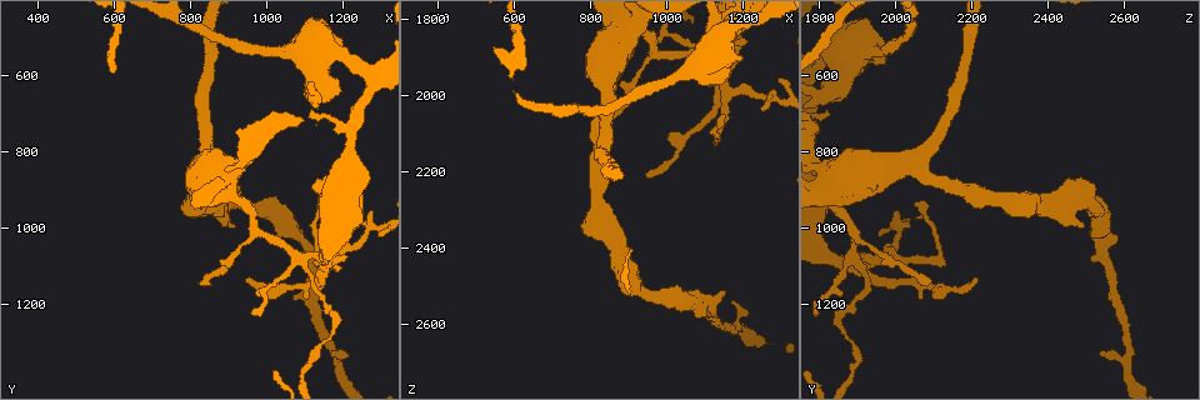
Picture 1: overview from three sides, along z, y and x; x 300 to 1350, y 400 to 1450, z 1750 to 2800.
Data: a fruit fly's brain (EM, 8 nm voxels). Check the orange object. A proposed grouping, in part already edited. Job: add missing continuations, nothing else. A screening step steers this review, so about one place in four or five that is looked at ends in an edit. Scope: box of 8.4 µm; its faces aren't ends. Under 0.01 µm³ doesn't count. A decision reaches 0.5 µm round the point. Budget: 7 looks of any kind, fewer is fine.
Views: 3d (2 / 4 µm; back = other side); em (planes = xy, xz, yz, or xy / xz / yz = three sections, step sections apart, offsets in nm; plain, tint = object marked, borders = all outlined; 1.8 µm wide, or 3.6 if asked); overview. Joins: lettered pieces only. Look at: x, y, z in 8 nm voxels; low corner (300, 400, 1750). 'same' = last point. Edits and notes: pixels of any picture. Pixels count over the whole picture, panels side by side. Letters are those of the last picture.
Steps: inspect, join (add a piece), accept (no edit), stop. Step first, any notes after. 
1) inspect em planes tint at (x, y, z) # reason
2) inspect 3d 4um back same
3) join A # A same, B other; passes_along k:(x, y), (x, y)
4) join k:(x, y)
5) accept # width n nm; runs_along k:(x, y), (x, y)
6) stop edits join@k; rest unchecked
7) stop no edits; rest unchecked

inspect em xz step 8 tint at (915, 990, 2495) # an open end

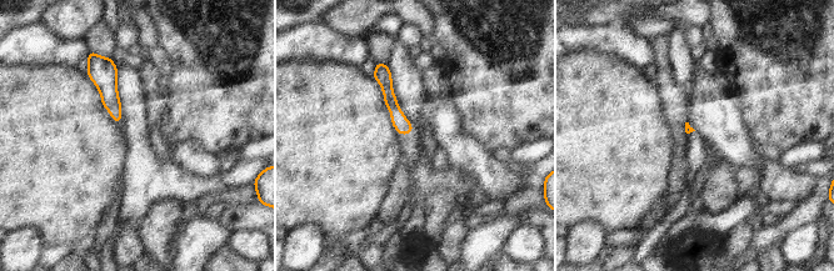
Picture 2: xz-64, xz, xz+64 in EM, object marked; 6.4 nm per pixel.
inspect em planes borders same

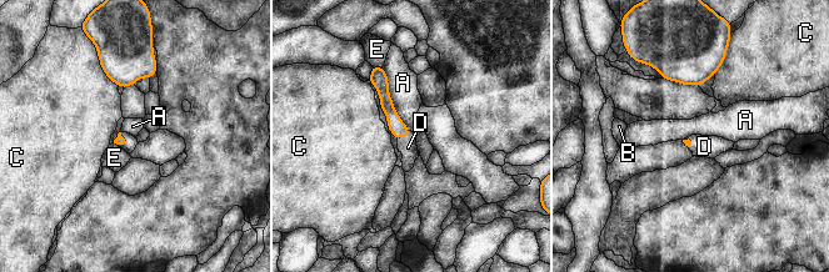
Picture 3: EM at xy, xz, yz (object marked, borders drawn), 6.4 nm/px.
join D # A other, B other, C other, D same, E other; passes_along 3:(119, 140), (125, 139), (133, 140); the neuron continues

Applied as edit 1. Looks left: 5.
inspect em yz step 16 tint at (835, 1140, 2100) # thin end

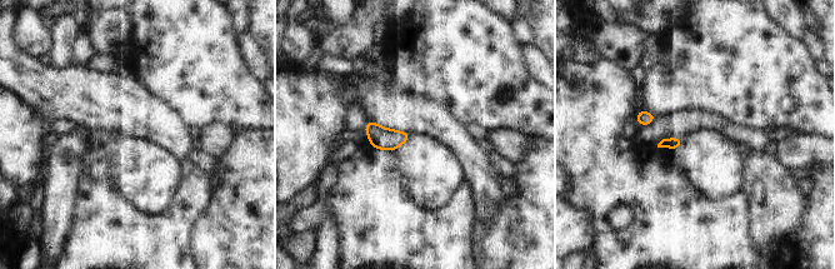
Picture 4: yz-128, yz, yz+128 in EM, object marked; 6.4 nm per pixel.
inspect em planes borders same

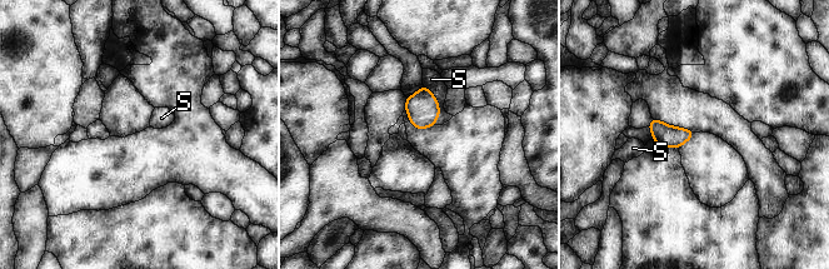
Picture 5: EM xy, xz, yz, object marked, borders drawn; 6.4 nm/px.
accept # longest_contact S 280 nm; S other; border 5:(423, 84), (438, 103), (435, 124); no lettered piece goes on from it

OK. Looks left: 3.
stop edits join@3; rest unchecked

